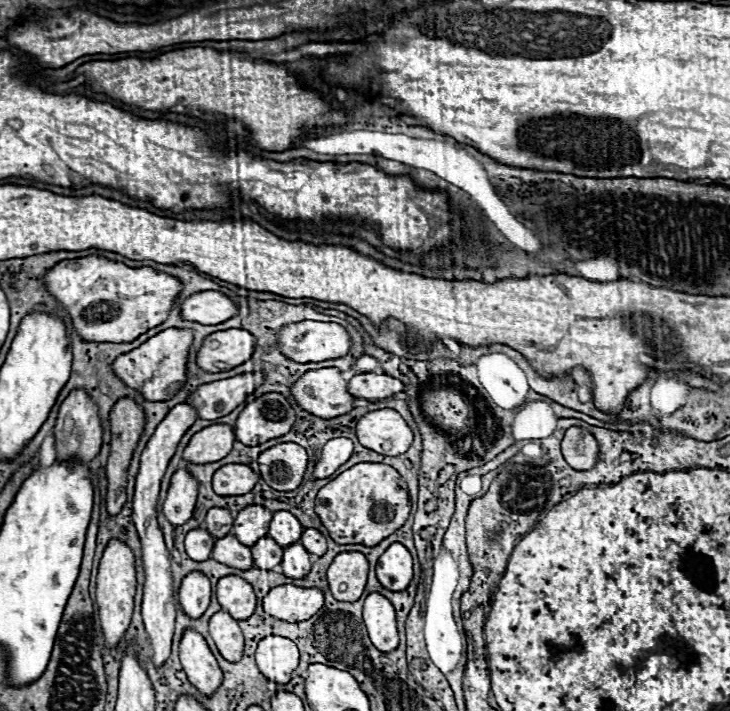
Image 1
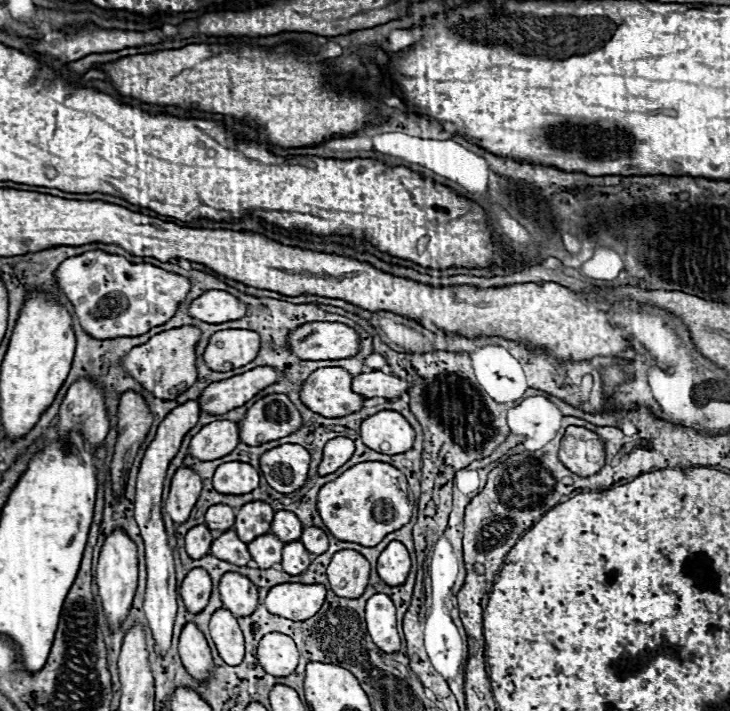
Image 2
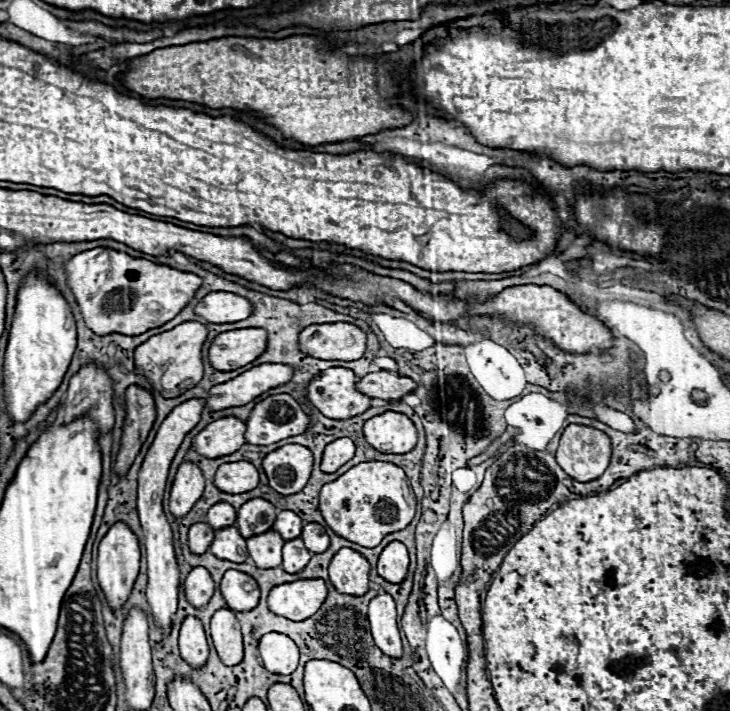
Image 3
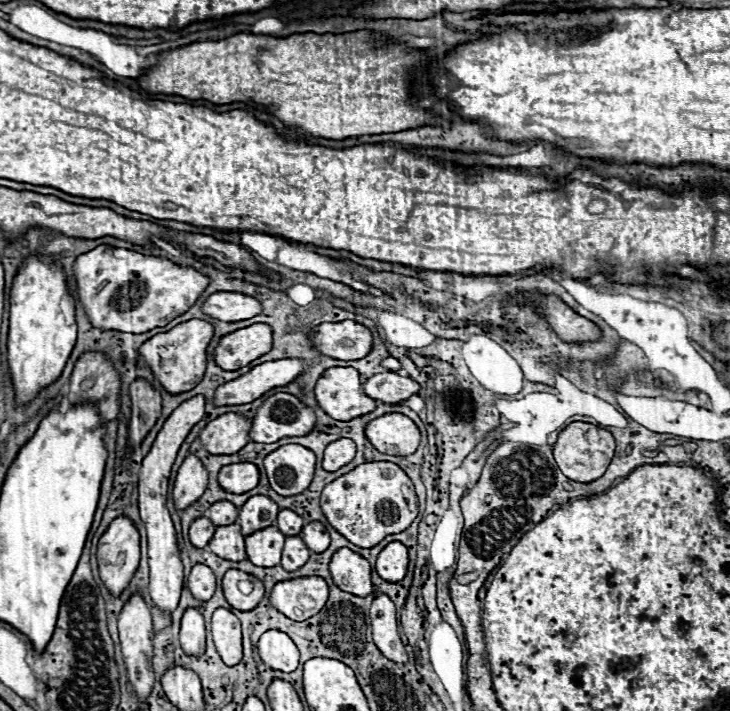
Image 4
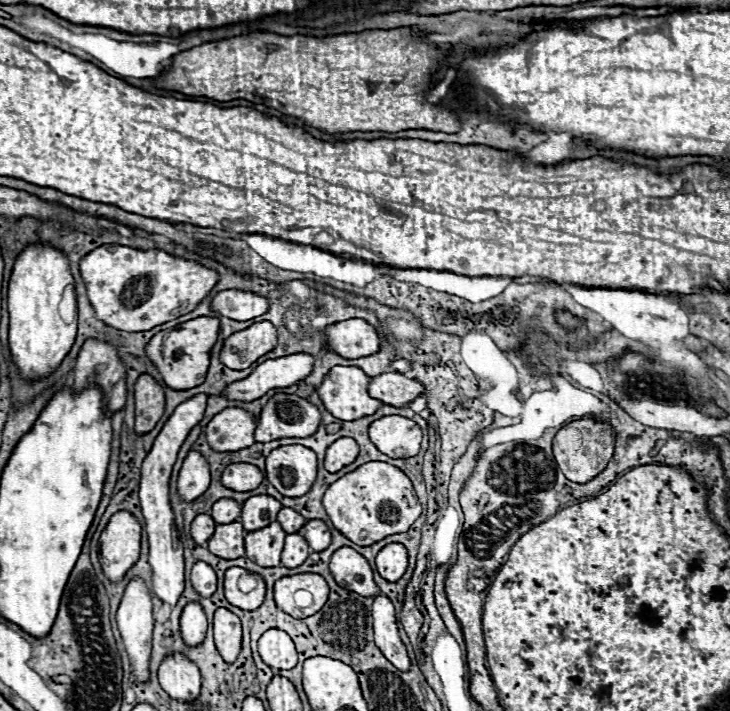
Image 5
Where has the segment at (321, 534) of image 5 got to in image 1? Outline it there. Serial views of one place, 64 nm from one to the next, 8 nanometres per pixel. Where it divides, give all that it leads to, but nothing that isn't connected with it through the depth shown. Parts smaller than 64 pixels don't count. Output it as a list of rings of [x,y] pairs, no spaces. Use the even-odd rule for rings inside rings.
[[[306,528],[306,530],[302,532],[300,542],[302,542],[302,546],[304,546],[310,554],[314,554],[314,556],[322,556],[322,554],[326,552],[326,538],[324,538],[318,530],[314,530],[314,528]]]

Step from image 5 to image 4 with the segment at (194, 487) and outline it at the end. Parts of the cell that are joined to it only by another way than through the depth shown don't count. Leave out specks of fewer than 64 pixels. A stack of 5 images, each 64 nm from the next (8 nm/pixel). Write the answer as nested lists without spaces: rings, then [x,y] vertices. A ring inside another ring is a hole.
[[[188,456],[176,476],[172,498],[174,498],[174,508],[184,510],[192,506],[206,490],[208,484],[208,472],[204,470],[202,462],[196,456]]]

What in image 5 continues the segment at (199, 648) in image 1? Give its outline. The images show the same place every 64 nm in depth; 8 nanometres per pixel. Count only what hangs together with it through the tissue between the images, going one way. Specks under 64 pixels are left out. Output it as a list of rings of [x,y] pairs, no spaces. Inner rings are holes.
[[[190,602],[184,606],[184,612],[180,616],[180,632],[182,632],[182,640],[188,646],[196,646],[200,644],[200,640],[204,640],[206,636],[206,614],[202,610],[200,604]]]

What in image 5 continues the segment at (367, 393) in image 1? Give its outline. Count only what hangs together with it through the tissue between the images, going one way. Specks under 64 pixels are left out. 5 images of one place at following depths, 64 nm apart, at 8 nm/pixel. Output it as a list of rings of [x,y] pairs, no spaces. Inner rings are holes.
[[[384,372],[372,378],[368,392],[382,404],[402,408],[414,398],[418,398],[424,392],[424,386],[412,378],[406,378],[400,372]]]

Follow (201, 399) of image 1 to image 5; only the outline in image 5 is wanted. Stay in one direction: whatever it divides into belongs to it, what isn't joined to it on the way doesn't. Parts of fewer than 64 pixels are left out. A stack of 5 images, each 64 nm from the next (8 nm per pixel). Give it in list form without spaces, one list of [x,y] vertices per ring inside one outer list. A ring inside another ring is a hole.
[[[290,354],[276,360],[266,360],[258,364],[246,378],[228,384],[220,396],[226,400],[252,402],[262,398],[268,390],[286,388],[304,380],[312,372],[312,366],[314,358],[308,354]]]

